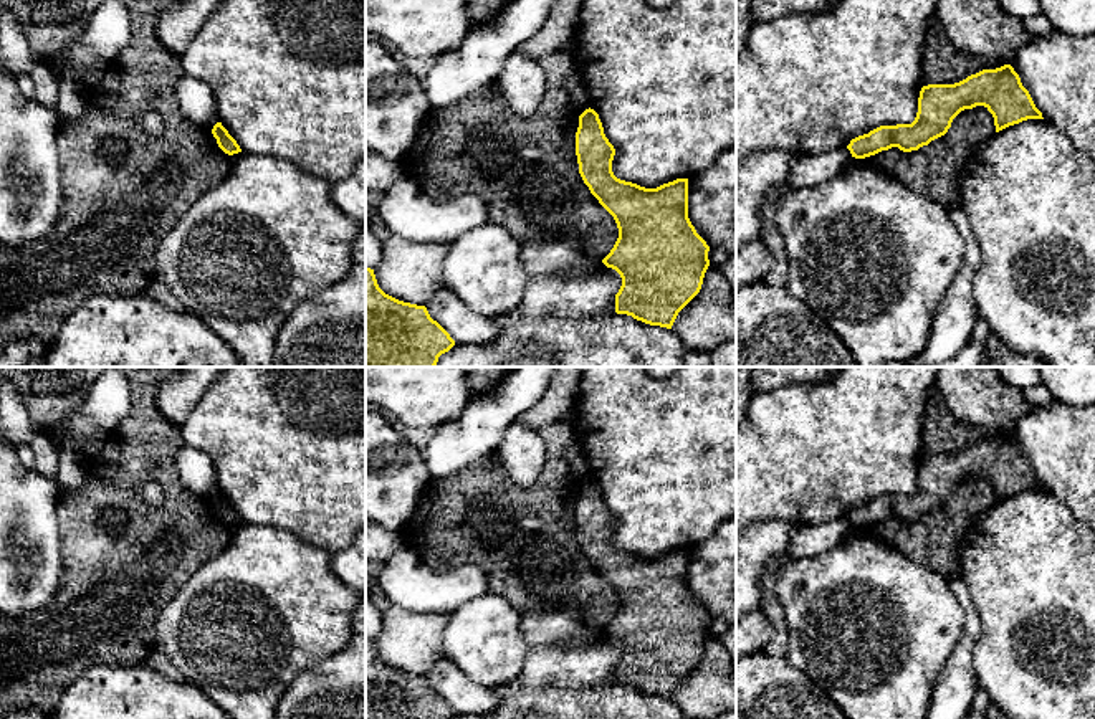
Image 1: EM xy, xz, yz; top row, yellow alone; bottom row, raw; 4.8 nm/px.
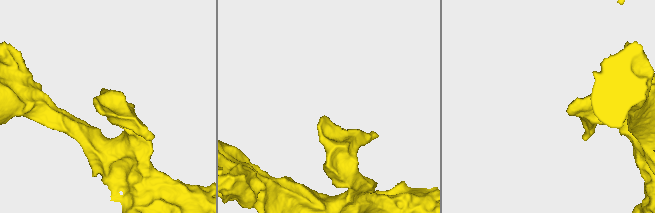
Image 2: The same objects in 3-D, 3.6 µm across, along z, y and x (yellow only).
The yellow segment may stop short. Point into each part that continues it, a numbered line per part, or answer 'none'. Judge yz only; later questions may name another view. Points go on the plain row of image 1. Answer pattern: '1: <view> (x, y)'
none

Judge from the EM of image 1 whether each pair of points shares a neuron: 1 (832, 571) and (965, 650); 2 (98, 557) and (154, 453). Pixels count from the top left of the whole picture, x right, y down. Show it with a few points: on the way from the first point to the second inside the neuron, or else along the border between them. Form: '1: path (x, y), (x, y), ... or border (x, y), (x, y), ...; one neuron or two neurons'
1: border (961, 607), (963, 633), (935, 678); two neurons
2: path (101, 531), (106, 521), (106, 506), (128, 480); one neuron

